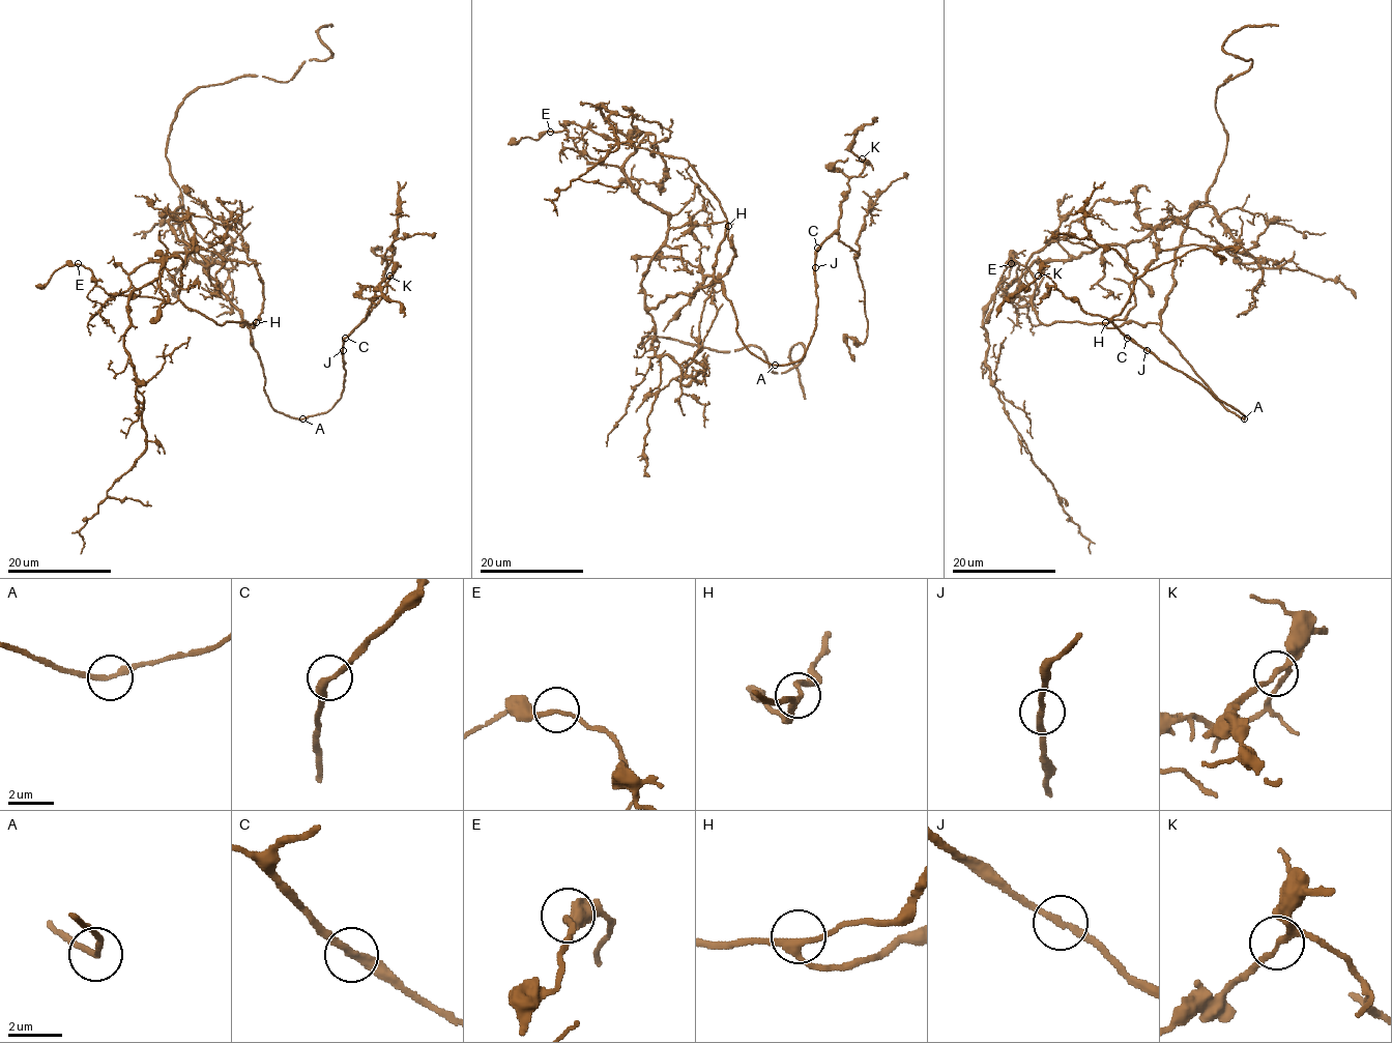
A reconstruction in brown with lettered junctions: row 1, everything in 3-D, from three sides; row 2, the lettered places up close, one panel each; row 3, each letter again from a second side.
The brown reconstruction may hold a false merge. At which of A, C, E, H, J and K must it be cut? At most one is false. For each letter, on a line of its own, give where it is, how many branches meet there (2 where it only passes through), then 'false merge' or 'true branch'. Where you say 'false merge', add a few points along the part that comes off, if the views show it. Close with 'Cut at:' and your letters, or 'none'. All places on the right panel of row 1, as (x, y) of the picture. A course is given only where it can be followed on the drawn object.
A: (1244, 418) | 2 | true branch
C: (1127, 338) | 2 | true branch
E: (1011, 263) | 2 | true branch
H: (1105, 322) | 3 | true branch
J: (1147, 350) | 2 | true branch
K: (1038, 276) | 3 | true branch
Cut at: none

